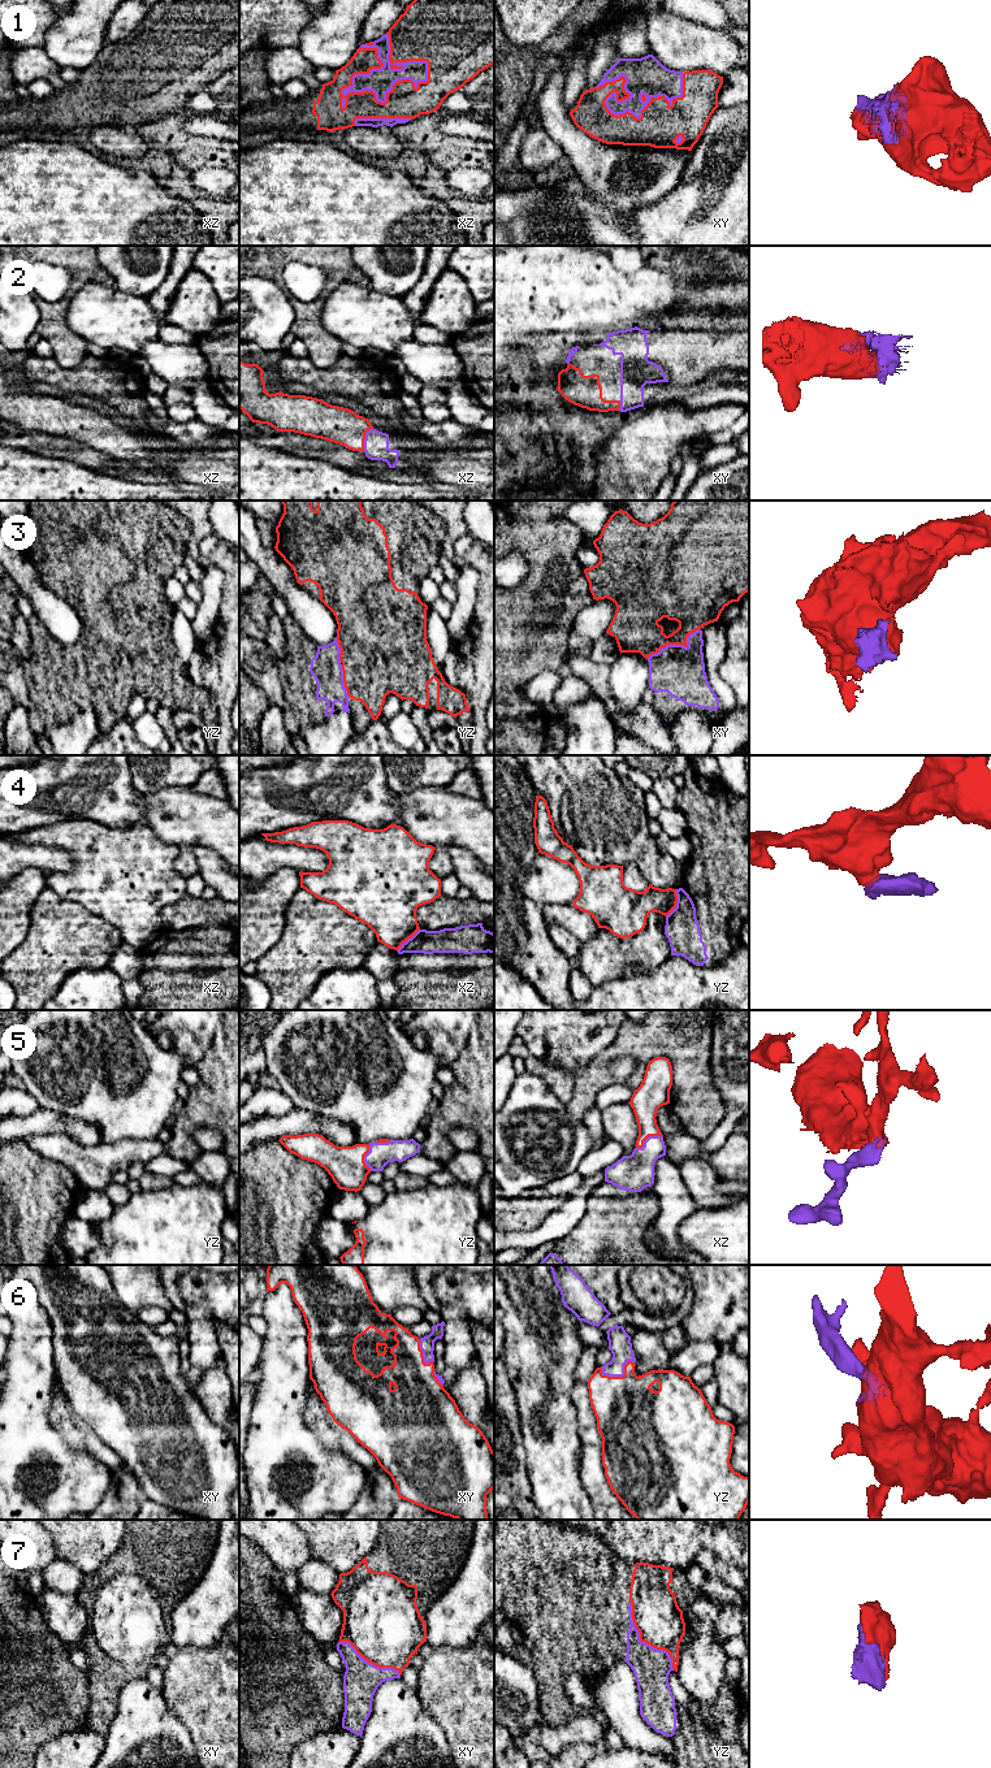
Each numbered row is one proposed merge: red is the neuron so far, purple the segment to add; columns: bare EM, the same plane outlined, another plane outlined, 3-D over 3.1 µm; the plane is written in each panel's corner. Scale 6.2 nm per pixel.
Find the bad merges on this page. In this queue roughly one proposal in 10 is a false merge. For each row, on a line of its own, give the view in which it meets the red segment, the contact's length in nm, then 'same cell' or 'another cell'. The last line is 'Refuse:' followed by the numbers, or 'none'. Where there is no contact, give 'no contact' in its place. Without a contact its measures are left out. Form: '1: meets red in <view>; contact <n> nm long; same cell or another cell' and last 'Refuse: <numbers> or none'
1: meets red in xz; contact 600 nm long; same cell
2: meets red in xz; contact 160 nm long; same cell
3: meets red in xy; contact 380 nm long; same cell
4: meets red in yz; contact 190 nm long; another cell
5: meets red in xz; contact 180 nm long; same cell
6: meets red in yz; contact 220 nm long; same cell
7: meets red in yz; contact 500 nm long; same cell
Refuse: 4

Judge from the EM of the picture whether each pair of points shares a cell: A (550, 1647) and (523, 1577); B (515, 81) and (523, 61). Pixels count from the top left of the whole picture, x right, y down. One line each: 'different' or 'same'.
A: same
B: same

